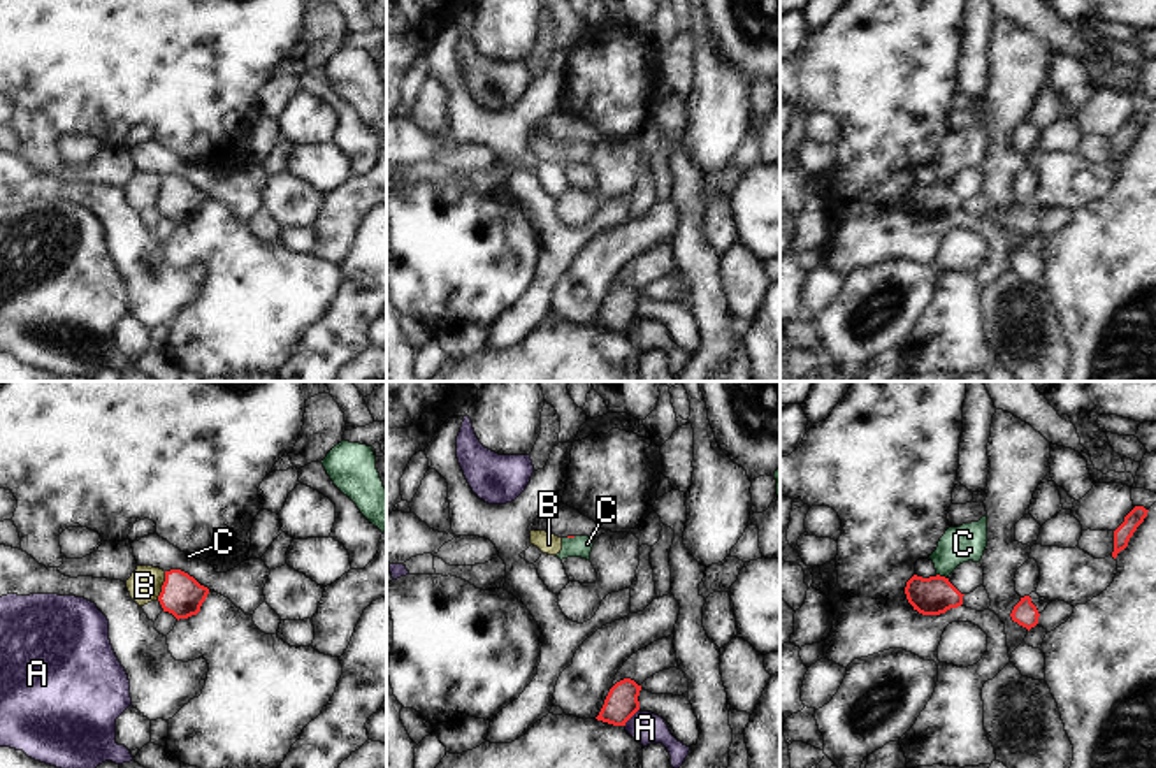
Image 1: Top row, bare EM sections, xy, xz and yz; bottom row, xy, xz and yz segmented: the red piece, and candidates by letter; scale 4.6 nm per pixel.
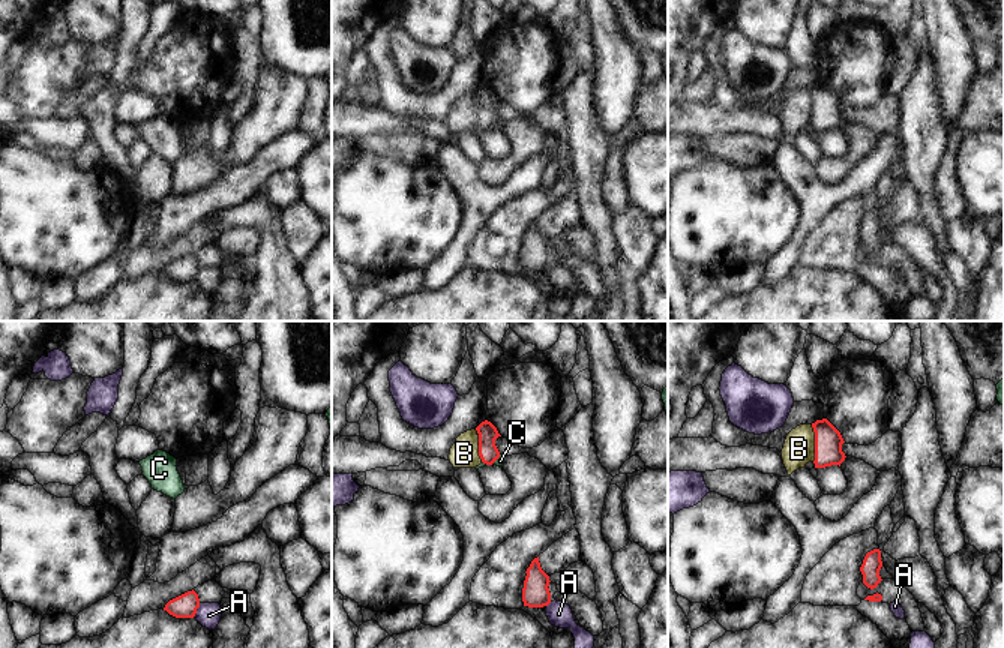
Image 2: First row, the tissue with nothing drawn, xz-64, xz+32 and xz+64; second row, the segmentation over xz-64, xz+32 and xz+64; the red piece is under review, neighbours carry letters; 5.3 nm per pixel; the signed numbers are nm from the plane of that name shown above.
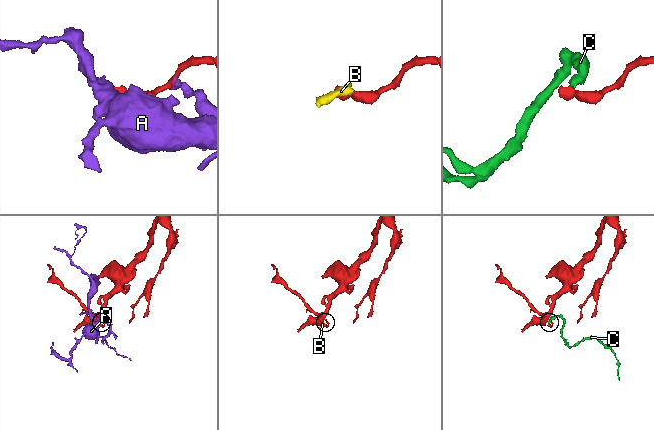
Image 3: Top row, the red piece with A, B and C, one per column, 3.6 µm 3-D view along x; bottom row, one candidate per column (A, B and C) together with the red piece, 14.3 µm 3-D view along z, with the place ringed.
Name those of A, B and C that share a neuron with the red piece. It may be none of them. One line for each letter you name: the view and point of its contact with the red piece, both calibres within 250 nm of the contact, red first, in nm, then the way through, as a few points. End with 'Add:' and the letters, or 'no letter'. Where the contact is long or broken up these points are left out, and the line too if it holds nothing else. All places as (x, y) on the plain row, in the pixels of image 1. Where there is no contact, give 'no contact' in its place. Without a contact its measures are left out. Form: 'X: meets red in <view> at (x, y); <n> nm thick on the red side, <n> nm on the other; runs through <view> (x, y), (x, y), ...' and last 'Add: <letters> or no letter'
Add: no letter

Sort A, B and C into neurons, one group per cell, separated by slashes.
A / B C

